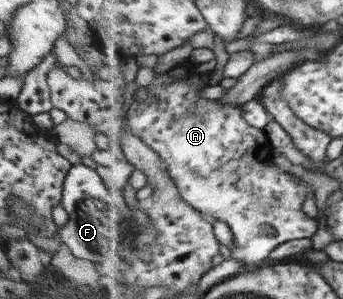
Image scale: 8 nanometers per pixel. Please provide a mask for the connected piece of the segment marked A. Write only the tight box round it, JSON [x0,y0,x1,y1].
[126,59,320,267]

